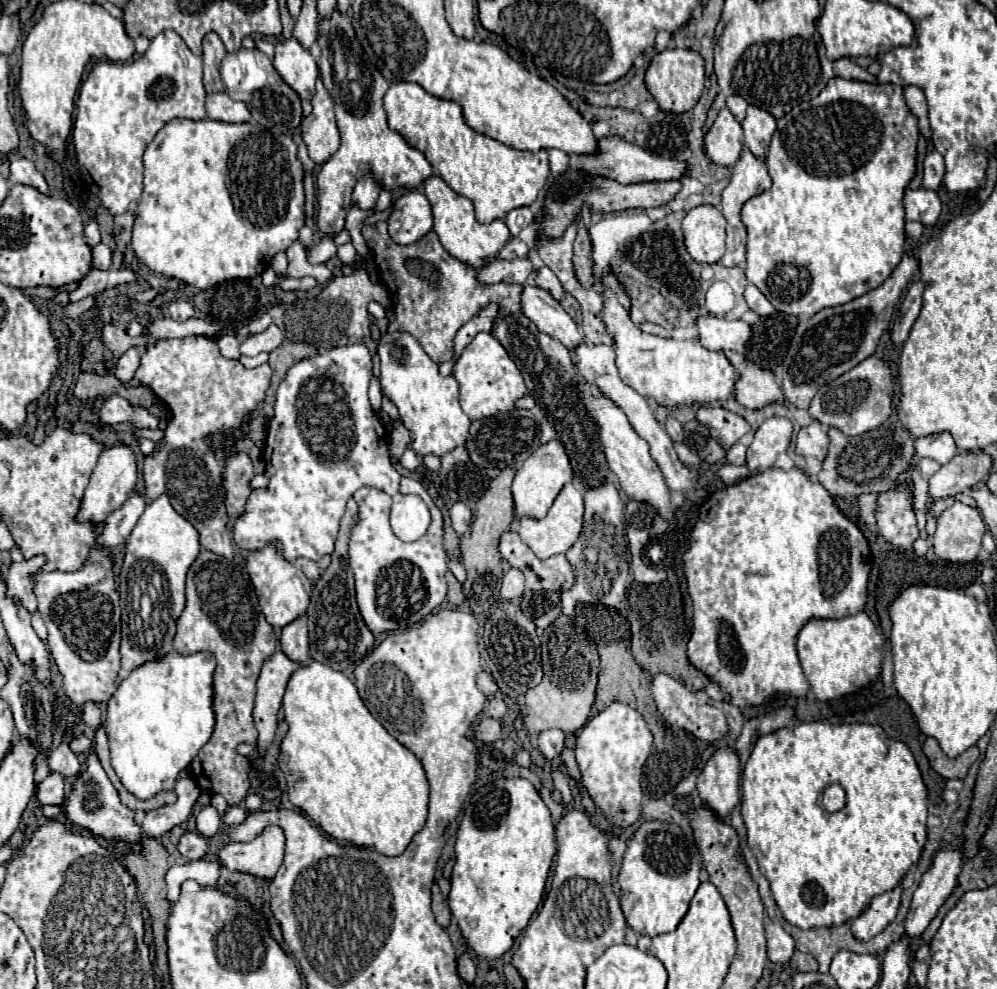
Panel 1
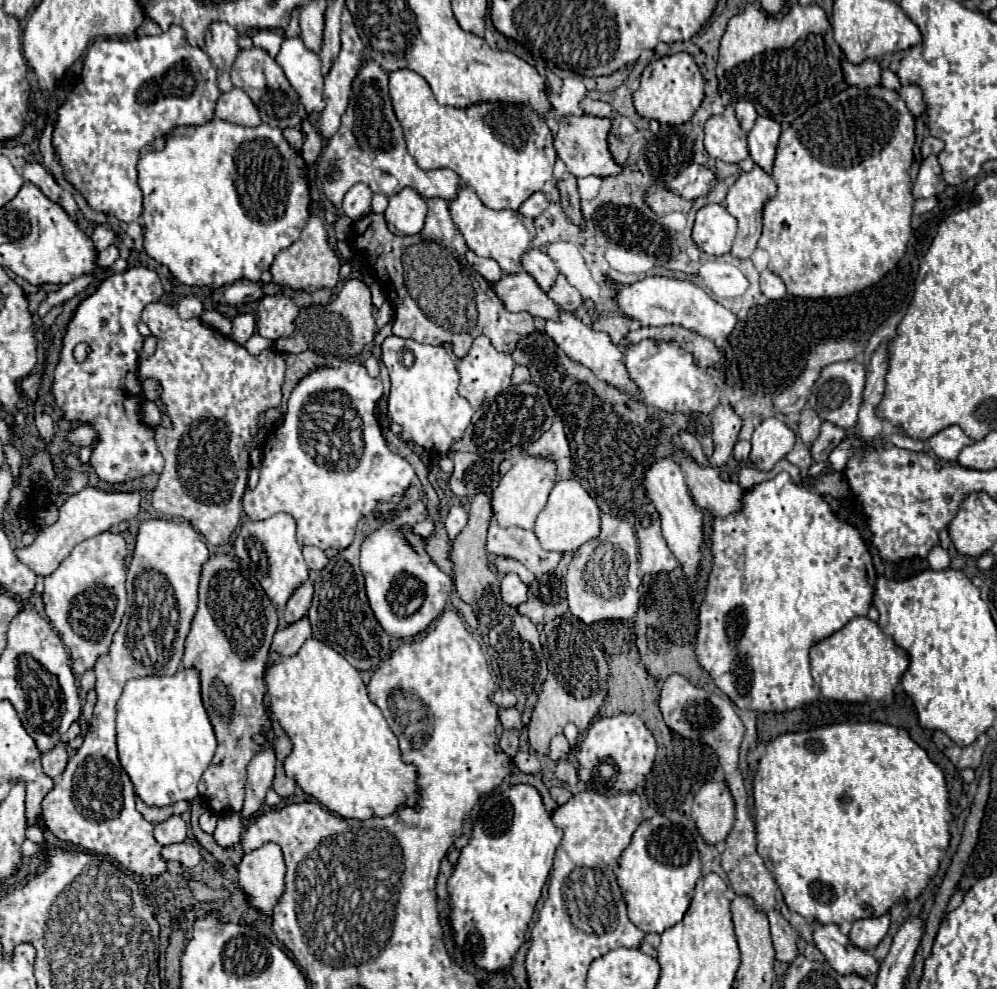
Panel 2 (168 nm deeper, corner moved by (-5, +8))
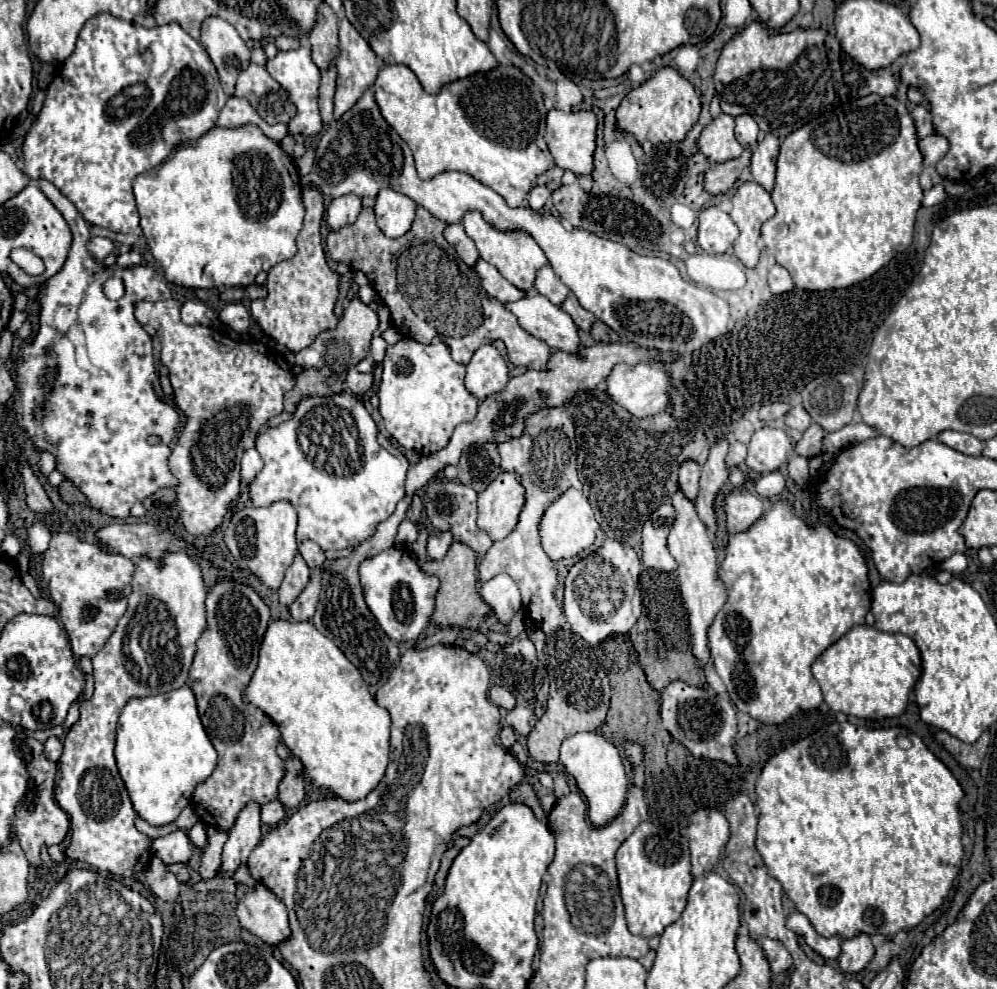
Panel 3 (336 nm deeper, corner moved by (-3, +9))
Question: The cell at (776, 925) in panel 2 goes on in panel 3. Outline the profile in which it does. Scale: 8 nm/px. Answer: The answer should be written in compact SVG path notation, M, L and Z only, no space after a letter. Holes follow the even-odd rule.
M761 937L759 939L767 959L769 959L769 965L771 965L771 971L773 973L779 973L779 971L787 971L791 965L793 965L793 957L791 953L785 949L785 945L781 941L775 941L771 937Z

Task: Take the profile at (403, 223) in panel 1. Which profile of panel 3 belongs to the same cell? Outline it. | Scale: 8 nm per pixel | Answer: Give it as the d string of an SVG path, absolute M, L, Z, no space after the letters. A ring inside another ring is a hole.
M381 189L375 203L377 225L387 237L403 237L415 219L415 201L393 189Z

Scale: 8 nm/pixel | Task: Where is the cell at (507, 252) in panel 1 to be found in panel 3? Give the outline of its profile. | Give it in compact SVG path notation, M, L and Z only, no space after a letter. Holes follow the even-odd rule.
M543 265L543 269L539 269L535 277L535 289L555 305L561 305L563 299L569 295L569 289L563 285L551 265Z

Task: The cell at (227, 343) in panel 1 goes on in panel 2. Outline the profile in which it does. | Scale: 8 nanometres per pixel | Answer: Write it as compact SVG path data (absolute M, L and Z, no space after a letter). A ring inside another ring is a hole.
M237 314L231 322L233 322L235 342L245 344L245 340L251 338L253 332L255 332L255 318L253 318L253 314Z

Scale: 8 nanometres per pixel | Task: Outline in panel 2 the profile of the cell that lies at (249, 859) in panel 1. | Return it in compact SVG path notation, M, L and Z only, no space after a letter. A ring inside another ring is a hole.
M269 844L245 854L237 872L239 888L245 894L247 904L265 916L273 916L273 908L285 890L285 864L281 848L277 844Z

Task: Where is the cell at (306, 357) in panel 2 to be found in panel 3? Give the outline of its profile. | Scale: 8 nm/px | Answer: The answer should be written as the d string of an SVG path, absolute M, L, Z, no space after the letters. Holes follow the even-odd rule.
M303 369L295 375L295 387L285 393L285 411L293 413L295 405L309 395L335 395L343 391L343 381L325 377L319 369Z

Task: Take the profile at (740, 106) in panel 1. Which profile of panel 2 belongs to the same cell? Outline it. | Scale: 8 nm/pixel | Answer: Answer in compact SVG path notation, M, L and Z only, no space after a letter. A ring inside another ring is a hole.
M737 102L735 110L737 110L737 120L741 124L741 130L749 132L757 120L757 112L755 112L753 104L751 102Z

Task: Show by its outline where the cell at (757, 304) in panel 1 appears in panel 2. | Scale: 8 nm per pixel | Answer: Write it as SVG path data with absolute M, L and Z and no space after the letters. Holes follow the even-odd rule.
M763 270L763 272L761 272L761 290L763 290L763 294L765 294L767 298L771 298L771 300L783 298L783 296L787 294L783 280L781 280L777 274L773 274L771 270Z

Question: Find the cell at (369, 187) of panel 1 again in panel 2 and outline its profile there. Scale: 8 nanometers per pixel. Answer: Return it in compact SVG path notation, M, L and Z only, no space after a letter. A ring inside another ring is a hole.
M355 184L343 198L343 214L351 220L363 218L371 212L371 196L373 192L365 184Z

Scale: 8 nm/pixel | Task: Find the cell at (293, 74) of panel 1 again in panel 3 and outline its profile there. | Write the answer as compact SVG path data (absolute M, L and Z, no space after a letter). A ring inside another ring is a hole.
M307 47L291 49L291 51L277 51L273 59L267 61L267 71L271 77L289 93L289 99L297 107L297 115L289 121L289 133L291 135L317 135L323 127L323 121L319 117L319 107L317 107L317 87L319 87L319 67L311 59L311 51Z

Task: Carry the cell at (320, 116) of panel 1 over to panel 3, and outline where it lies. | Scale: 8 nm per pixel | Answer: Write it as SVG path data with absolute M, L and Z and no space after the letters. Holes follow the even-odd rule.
M347 19L339 21L339 53L337 53L335 65L337 65L337 89L335 89L335 113L333 115L335 119L339 119L345 111L349 111L355 105L355 101L363 95L363 91L375 83L375 77L379 73L375 53Z

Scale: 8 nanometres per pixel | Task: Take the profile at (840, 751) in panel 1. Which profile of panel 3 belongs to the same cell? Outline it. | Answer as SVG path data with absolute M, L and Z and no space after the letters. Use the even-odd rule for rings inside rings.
M845 721L845 727L839 723L833 723L825 729L825 733L817 739L803 739L797 741L785 749L781 749L777 755L773 755L757 783L757 807L759 807L759 829L757 829L757 851L763 857L771 877L775 877L787 897L795 903L797 911L803 913L815 931L823 937L855 937L857 933L883 933L887 937L893 937L901 929L911 929L917 923L921 923L929 913L939 909L943 905L943 899L949 895L949 889L953 885L953 879L959 873L961 859L963 859L963 845L961 845L961 819L959 819L959 801L963 797L963 789L957 783L957 779L951 775L951 771L925 747L925 743L911 731L901 727L891 729L865 729L855 727L849 721Z

